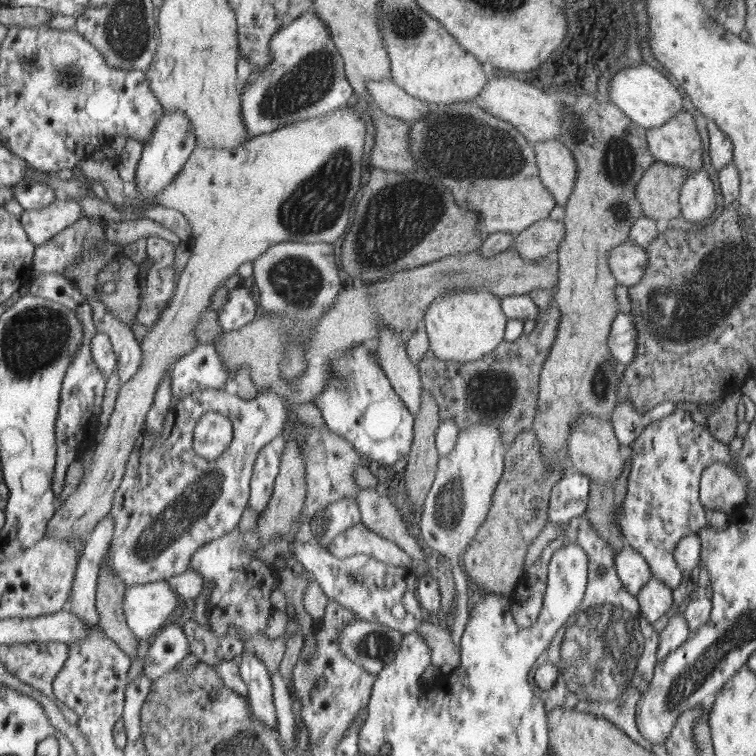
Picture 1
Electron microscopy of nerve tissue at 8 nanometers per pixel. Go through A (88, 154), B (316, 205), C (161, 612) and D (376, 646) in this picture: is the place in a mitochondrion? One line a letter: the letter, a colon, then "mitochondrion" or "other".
A: other
B: mitochondrion
C: other
D: mitochondrion

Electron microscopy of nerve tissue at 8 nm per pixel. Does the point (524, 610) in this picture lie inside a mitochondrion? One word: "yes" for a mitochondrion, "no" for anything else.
no

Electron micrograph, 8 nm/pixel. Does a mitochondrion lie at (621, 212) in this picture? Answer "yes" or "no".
yes

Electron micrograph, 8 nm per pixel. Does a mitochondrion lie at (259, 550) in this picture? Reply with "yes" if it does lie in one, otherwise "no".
no

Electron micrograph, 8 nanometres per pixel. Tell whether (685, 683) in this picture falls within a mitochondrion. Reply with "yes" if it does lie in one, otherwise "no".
yes

